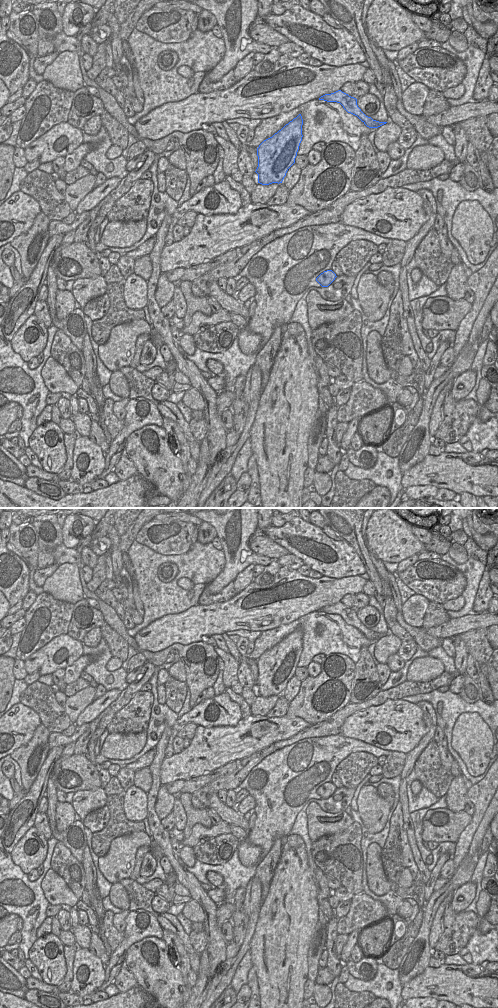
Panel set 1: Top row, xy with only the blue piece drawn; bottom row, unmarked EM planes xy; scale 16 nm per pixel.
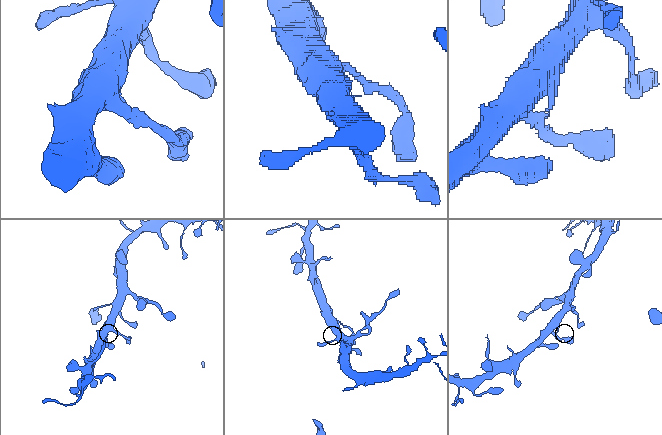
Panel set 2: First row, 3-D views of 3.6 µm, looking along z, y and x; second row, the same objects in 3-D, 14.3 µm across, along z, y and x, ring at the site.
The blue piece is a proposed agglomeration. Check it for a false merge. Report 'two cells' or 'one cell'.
two cells

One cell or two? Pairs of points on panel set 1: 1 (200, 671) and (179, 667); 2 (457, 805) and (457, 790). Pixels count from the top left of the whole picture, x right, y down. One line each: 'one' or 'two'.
1: two
2: one

